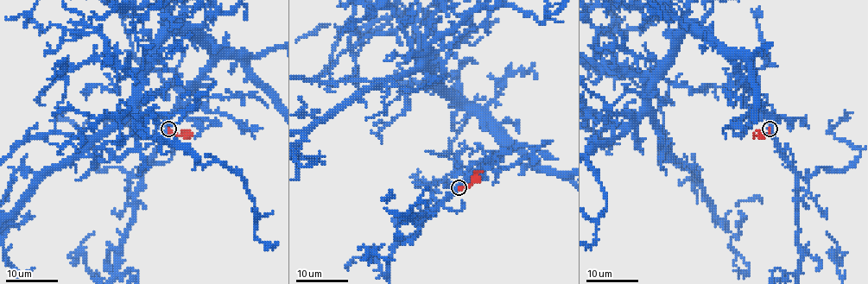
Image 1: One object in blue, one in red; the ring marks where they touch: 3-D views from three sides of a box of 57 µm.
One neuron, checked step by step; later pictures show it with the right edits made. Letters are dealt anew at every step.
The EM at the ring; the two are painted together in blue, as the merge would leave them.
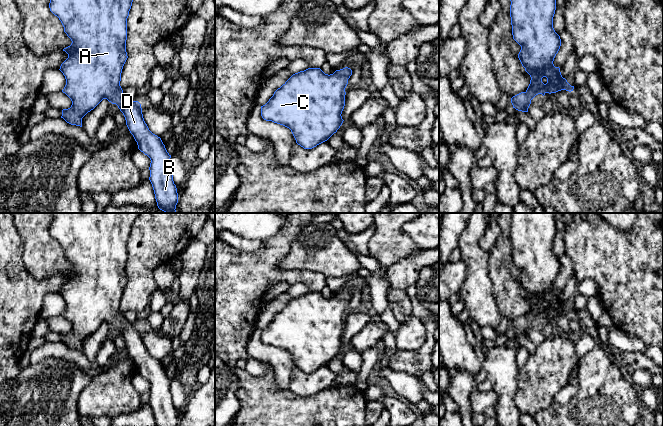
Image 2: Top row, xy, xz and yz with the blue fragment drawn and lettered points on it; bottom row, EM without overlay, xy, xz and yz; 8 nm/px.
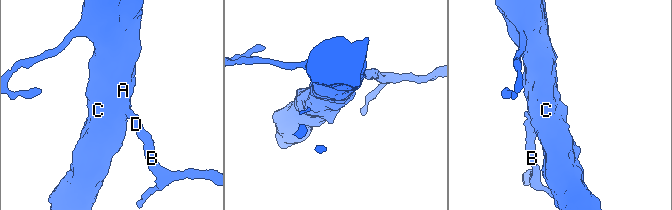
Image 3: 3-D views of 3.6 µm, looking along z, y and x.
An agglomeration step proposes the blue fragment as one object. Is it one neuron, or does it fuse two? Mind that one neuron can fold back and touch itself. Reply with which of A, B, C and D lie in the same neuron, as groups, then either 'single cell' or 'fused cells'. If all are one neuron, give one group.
A B C D; single cell

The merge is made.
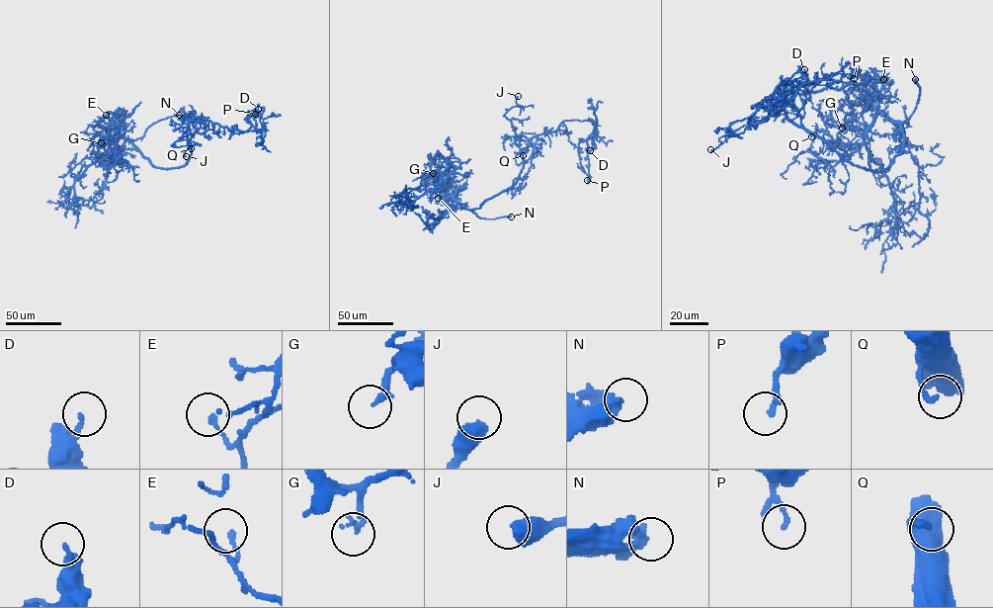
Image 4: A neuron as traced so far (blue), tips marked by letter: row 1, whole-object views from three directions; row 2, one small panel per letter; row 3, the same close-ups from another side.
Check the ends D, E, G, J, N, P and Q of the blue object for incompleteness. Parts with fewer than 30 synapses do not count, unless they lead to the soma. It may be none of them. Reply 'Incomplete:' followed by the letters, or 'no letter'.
Incomplete: G, N

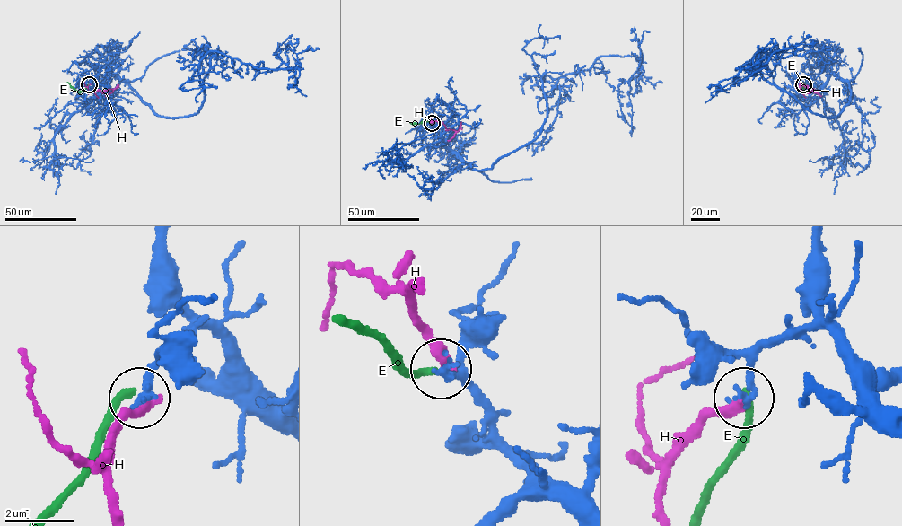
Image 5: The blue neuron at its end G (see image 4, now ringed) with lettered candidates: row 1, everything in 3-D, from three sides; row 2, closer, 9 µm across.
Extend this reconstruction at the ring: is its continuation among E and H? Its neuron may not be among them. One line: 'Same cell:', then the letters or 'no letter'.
Same cell: no letter

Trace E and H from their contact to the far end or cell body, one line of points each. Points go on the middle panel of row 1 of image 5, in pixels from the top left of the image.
E: (432, 123), (409, 122)
H: (432, 123), (431, 120), (441, 120), (447, 129), (455, 131), (448, 140)

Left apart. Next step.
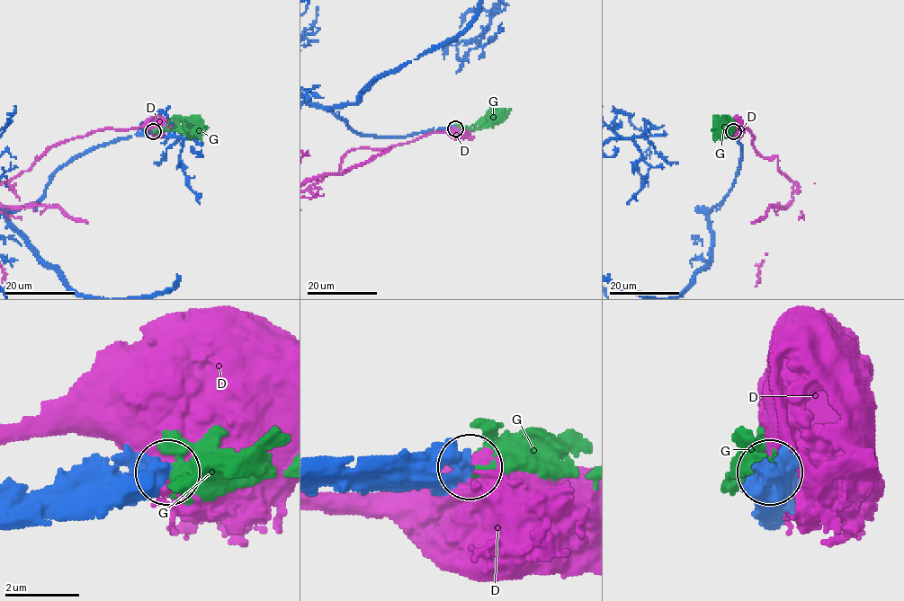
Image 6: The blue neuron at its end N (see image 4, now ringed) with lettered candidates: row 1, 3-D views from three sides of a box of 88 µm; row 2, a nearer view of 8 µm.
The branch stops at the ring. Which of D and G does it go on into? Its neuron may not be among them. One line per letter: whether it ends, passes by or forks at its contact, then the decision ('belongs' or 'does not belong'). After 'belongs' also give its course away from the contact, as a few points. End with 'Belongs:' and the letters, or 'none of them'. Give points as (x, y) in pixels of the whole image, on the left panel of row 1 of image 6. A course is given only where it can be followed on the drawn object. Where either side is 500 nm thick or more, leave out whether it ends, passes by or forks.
D: does not belong
G: belongs; course (153, 131), (186, 130), (193, 126)
Belongs: G

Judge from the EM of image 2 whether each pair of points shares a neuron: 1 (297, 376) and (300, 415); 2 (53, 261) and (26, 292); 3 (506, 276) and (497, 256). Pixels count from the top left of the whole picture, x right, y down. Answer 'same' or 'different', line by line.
1: different
2: different
3: same

